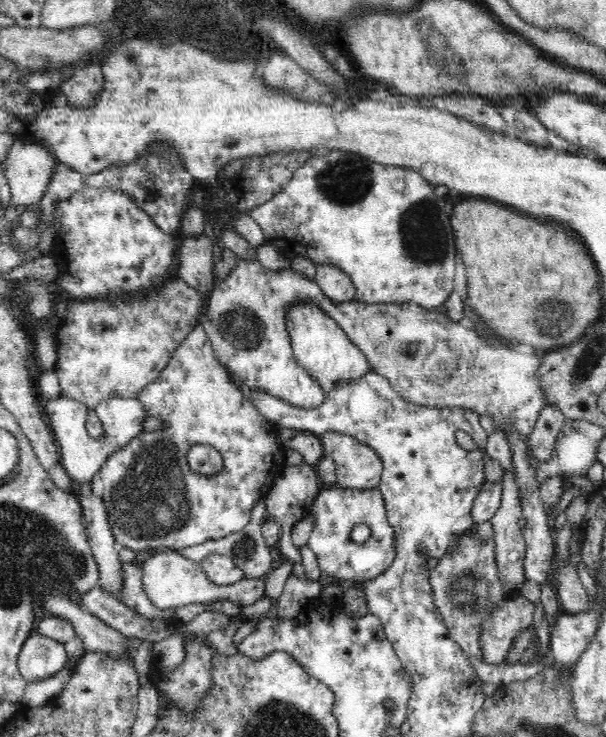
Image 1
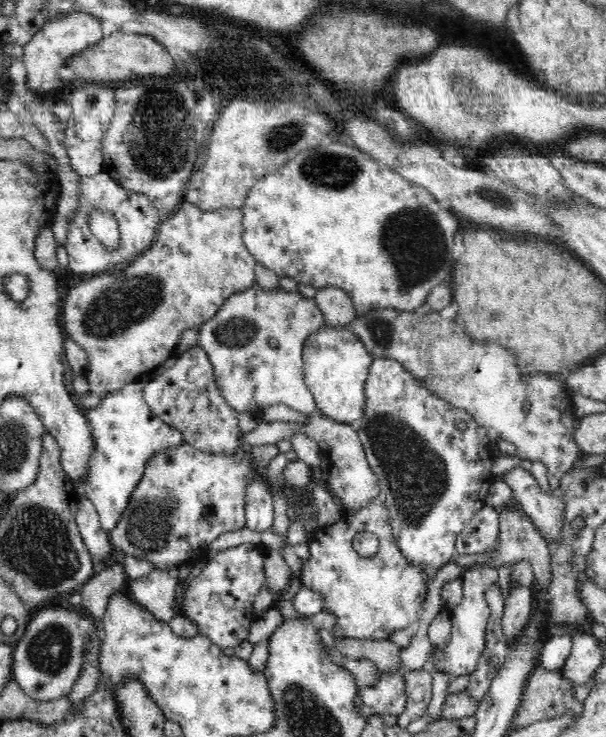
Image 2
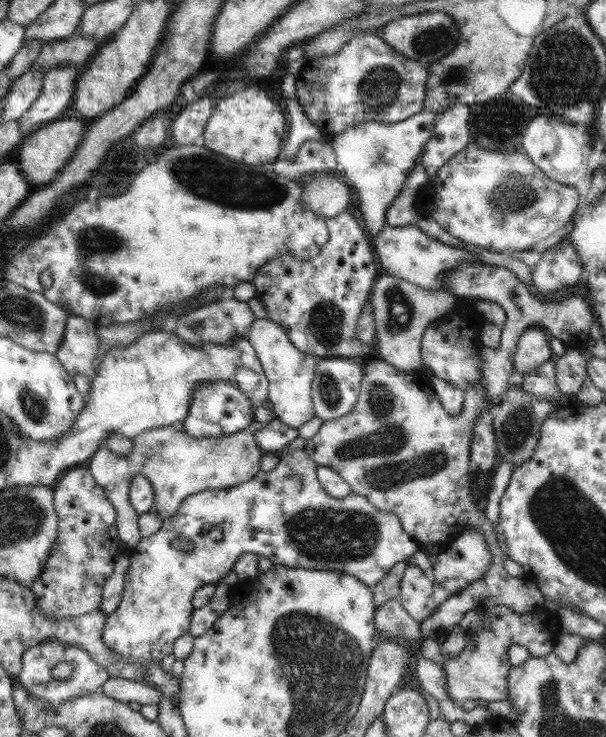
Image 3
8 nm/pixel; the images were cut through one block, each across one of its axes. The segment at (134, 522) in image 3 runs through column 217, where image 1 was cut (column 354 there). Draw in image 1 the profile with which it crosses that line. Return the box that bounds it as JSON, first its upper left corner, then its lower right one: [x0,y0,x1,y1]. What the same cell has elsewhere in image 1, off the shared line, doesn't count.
[320,431,383,489]

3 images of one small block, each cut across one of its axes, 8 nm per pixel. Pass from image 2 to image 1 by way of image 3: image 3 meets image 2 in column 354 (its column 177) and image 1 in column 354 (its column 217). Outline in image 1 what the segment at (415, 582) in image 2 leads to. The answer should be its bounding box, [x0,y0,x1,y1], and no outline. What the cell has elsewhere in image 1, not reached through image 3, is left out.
[307,489,396,584]

